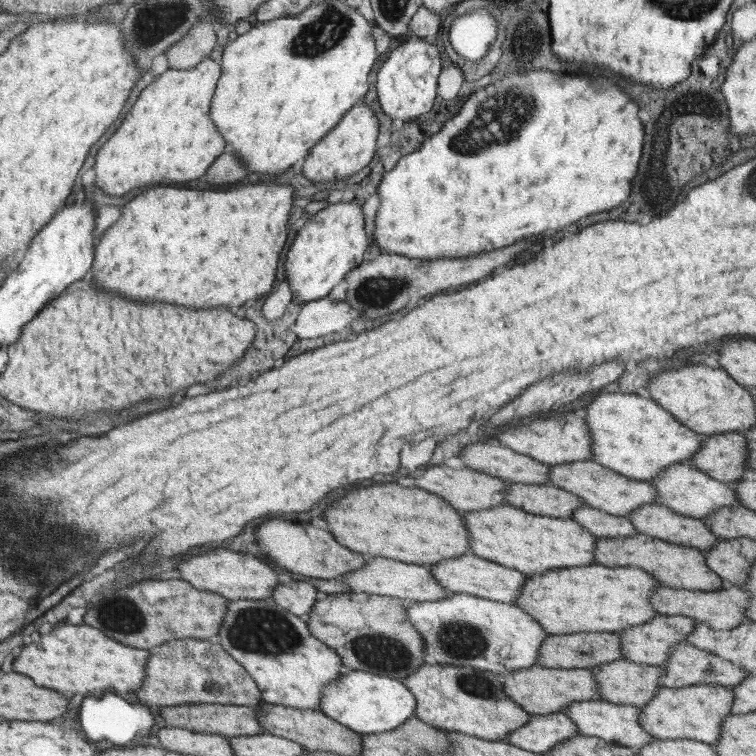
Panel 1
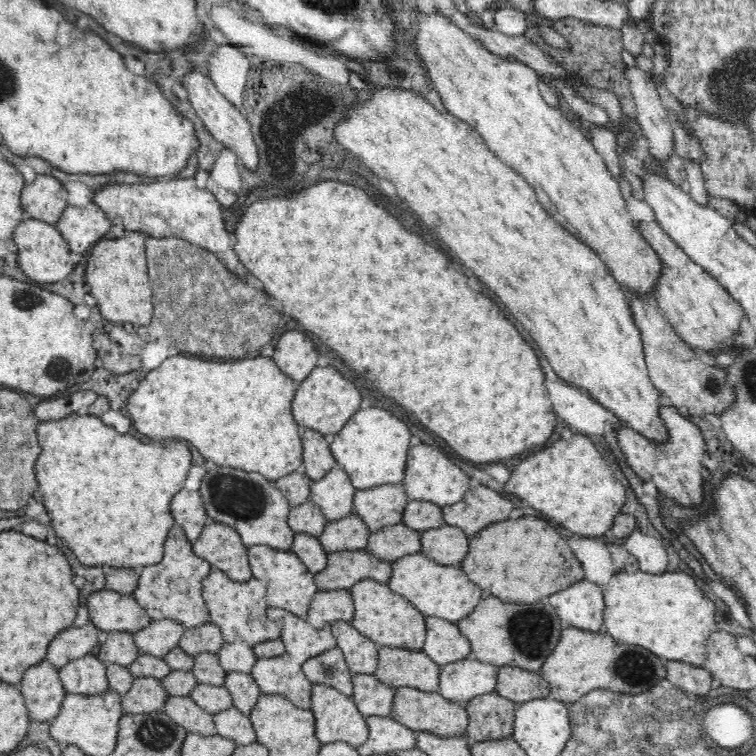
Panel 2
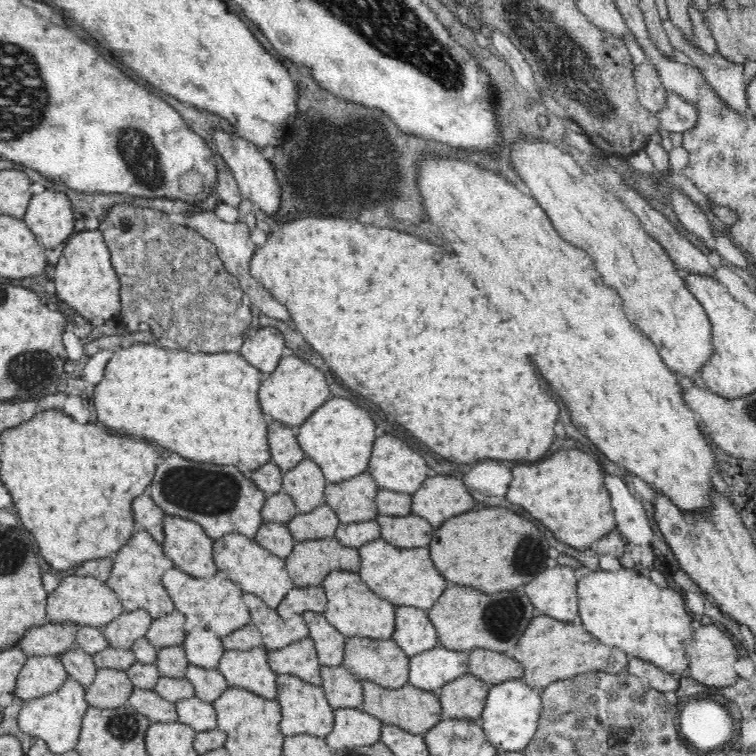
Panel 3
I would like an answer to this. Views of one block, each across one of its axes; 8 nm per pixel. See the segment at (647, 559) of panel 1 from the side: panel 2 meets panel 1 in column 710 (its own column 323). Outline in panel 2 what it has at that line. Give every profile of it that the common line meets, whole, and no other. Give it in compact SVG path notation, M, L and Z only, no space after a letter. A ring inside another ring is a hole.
M342 550L327 553L326 566L316 572L316 574L313 574L312 578L318 591L333 591L338 589L350 591L354 583L364 579L372 579L376 582L387 584L390 574L391 563L380 560L368 550Z

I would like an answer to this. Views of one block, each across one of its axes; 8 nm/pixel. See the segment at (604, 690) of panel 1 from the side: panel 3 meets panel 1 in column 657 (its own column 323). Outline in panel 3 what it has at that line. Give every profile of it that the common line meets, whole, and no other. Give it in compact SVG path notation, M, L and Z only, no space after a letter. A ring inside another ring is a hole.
M343 664L321 666L321 687L327 703L334 709L358 709L363 703L361 680Z

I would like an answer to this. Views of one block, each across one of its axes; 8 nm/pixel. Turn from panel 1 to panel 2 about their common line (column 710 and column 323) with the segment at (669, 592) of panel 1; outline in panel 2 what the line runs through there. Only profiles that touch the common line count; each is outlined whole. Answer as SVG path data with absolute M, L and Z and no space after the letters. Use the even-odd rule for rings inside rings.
M338 589L333 591L317 591L308 608L305 620L314 627L329 626L332 622L351 623L354 618L354 605L350 591Z

